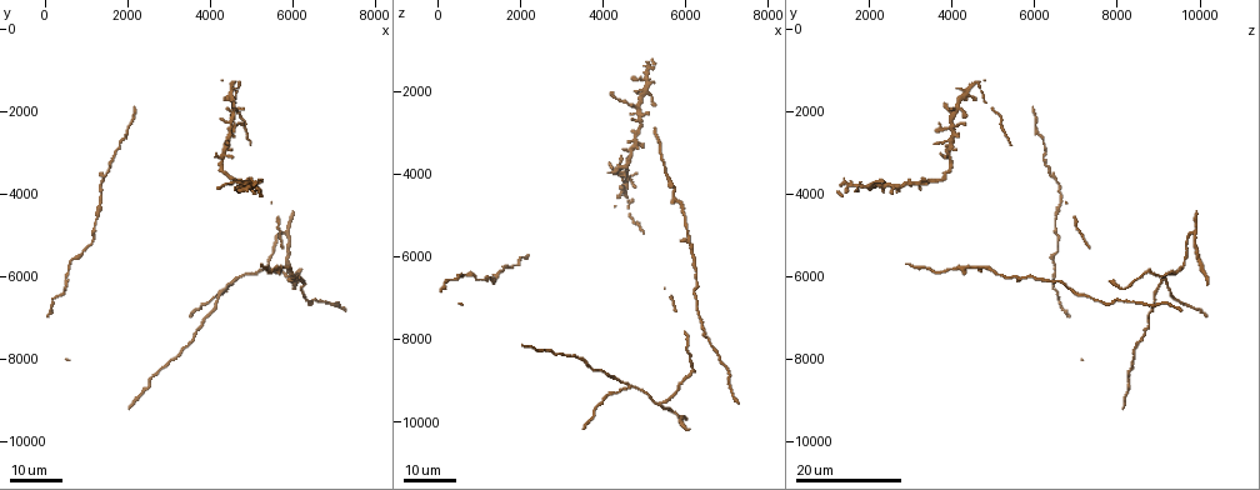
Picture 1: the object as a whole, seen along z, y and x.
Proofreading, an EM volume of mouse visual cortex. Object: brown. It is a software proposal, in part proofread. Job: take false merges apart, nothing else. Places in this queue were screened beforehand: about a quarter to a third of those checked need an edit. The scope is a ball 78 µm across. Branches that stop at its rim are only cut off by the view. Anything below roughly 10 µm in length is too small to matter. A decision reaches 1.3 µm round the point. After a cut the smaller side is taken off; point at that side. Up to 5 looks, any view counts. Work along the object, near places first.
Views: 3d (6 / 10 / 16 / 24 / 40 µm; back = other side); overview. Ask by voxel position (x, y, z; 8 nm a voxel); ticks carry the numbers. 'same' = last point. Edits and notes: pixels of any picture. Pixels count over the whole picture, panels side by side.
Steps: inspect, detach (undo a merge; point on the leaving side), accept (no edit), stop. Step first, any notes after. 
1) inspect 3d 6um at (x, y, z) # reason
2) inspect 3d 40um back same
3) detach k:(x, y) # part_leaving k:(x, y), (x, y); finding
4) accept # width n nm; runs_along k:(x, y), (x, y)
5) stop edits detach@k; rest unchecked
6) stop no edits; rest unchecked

inspect 3d 24um at (5350, 5750, 9600) # a fork

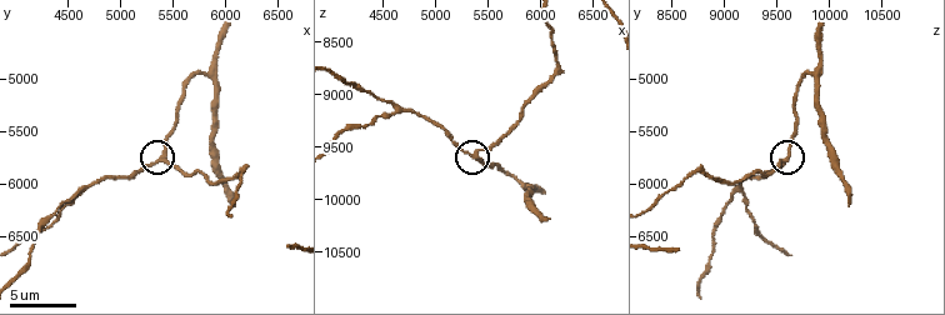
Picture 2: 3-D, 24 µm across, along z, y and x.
inspect 3d 10um at (5380, 5760, 9600)

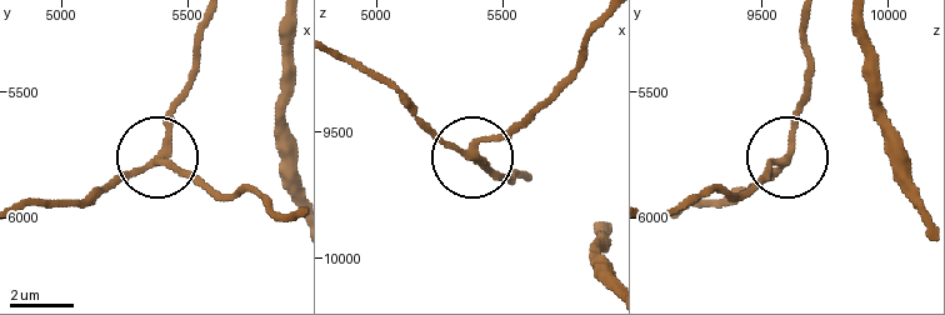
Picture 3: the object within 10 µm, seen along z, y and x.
inspect 3d 10um back at (5370, 5770, 9600)

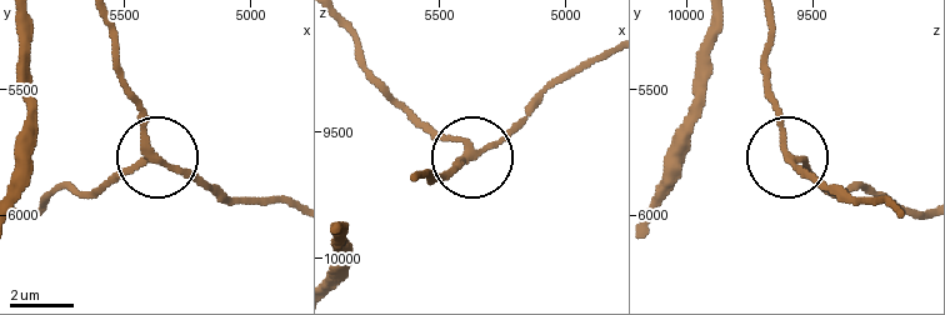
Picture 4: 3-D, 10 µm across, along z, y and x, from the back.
accept # width 190 nm; continuous, no second cell

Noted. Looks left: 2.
inspect 3d 6um at (4640, 6040, 9120) # arms part here

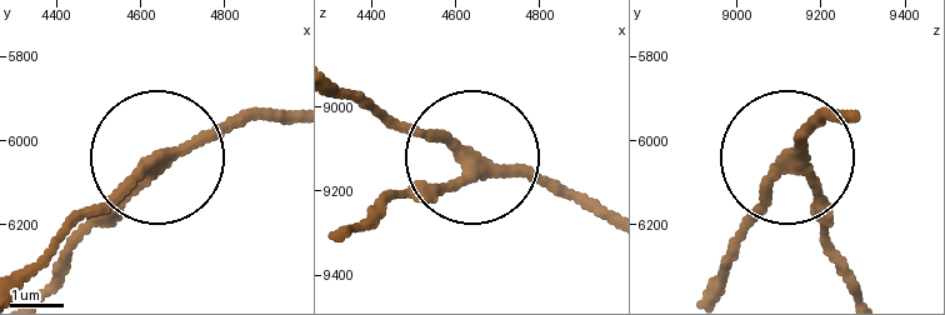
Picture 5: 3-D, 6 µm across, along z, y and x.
accept # arms 3; all the same cell

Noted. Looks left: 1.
stop no edits; rest unchecked

